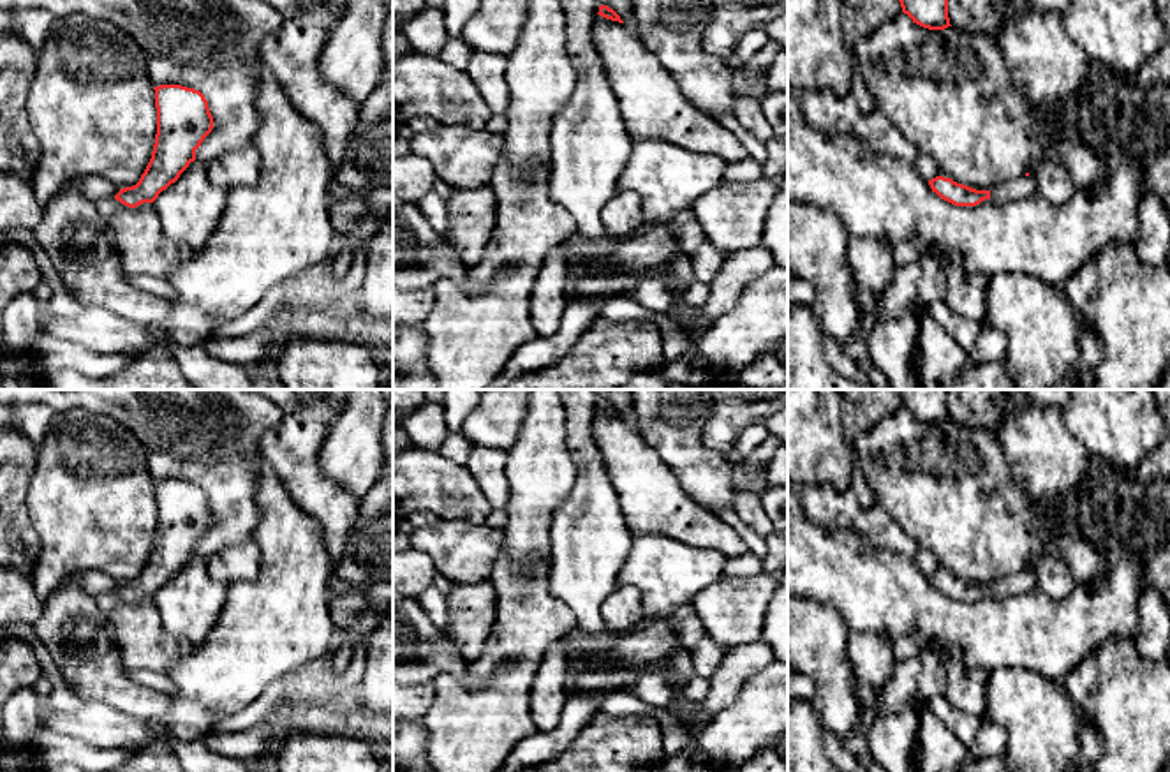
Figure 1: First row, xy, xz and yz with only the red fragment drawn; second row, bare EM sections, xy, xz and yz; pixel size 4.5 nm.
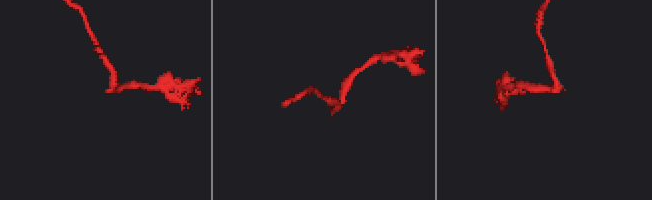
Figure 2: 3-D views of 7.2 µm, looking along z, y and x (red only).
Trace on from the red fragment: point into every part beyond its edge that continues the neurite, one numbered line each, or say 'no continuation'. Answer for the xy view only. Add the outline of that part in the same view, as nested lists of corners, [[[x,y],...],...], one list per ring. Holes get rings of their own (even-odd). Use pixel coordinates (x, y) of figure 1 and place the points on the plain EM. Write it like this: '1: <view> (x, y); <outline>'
1: xy (96, 584); [[[83,571],[76,575],[76,582],[86,594],[93,598],[115,592],[120,587],[116,578],[111,578],[100,571]]]

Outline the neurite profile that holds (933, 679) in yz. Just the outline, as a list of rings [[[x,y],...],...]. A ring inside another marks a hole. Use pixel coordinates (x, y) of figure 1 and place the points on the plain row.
[[[922,650],[922,668],[918,673],[916,700],[925,703],[932,698],[944,696],[946,691],[946,668],[932,650]]]

